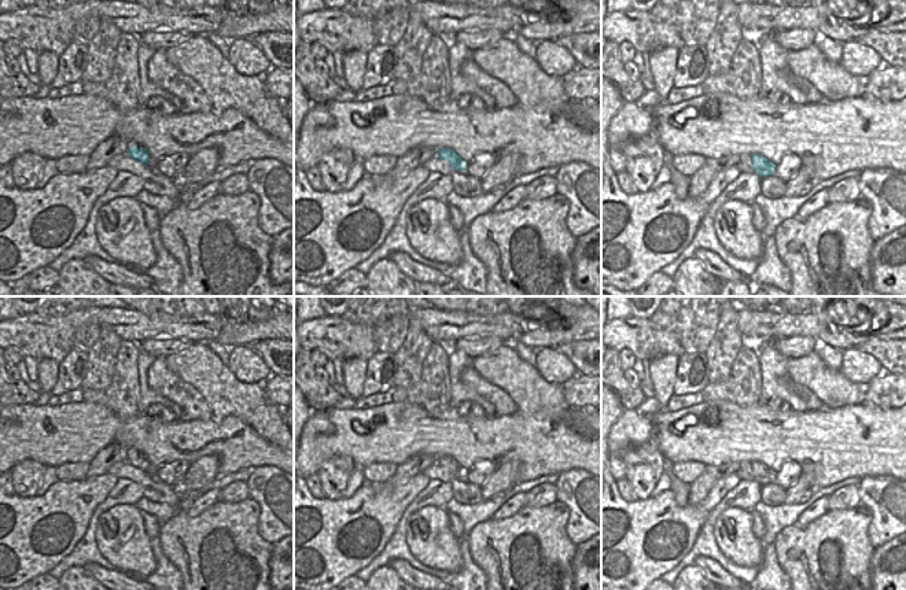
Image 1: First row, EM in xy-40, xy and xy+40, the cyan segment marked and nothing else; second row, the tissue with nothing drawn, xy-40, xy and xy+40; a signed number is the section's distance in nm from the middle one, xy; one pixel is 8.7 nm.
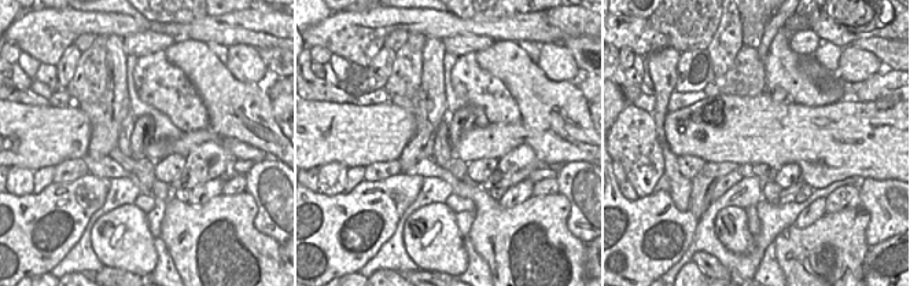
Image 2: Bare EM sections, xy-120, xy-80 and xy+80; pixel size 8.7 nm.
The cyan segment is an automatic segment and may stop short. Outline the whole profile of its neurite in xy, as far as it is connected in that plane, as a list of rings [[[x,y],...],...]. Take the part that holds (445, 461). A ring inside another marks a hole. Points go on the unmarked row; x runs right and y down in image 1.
[[[449,456],[438,457],[439,467],[448,469],[454,477],[465,479],[465,469],[453,458]]]

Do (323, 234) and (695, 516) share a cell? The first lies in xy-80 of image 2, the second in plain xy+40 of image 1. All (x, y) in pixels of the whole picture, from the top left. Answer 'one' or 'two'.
one

